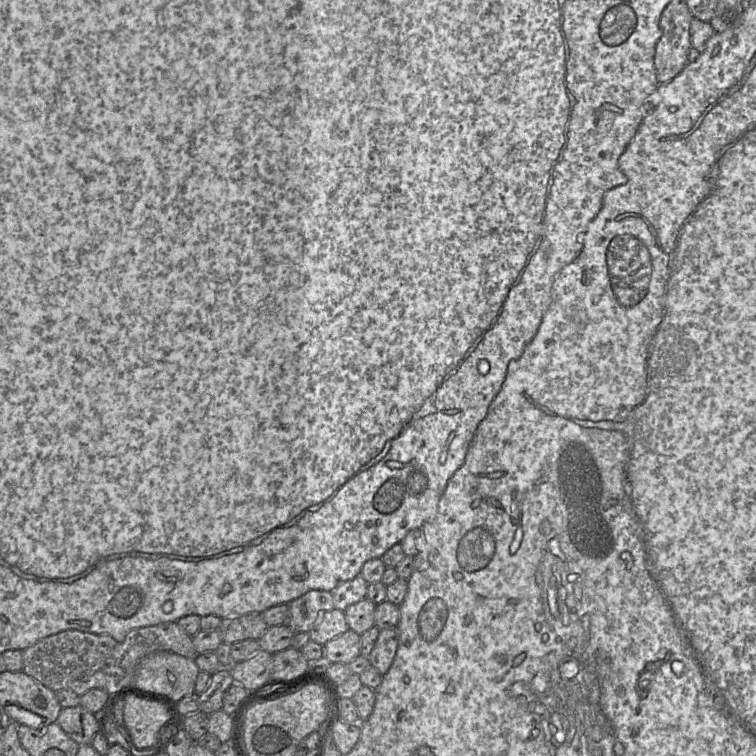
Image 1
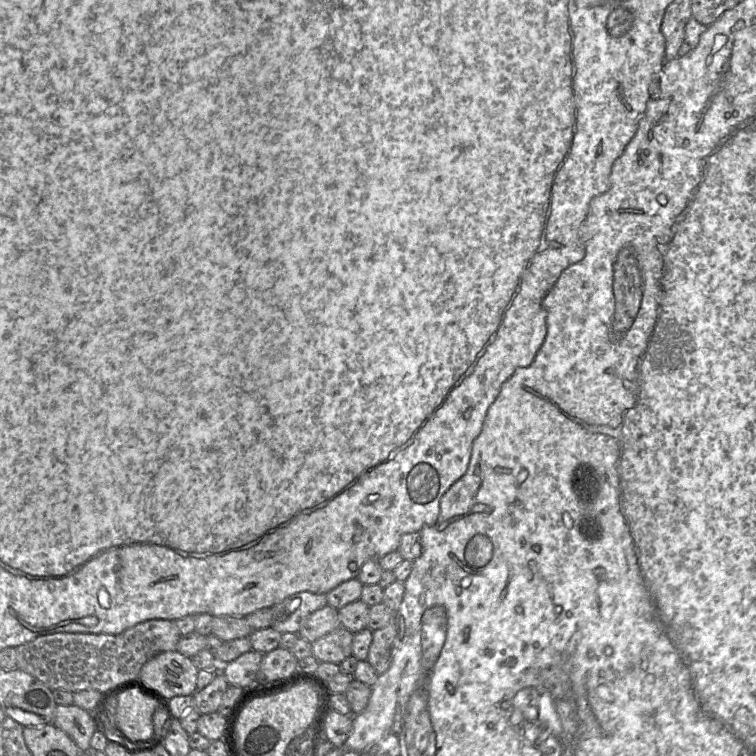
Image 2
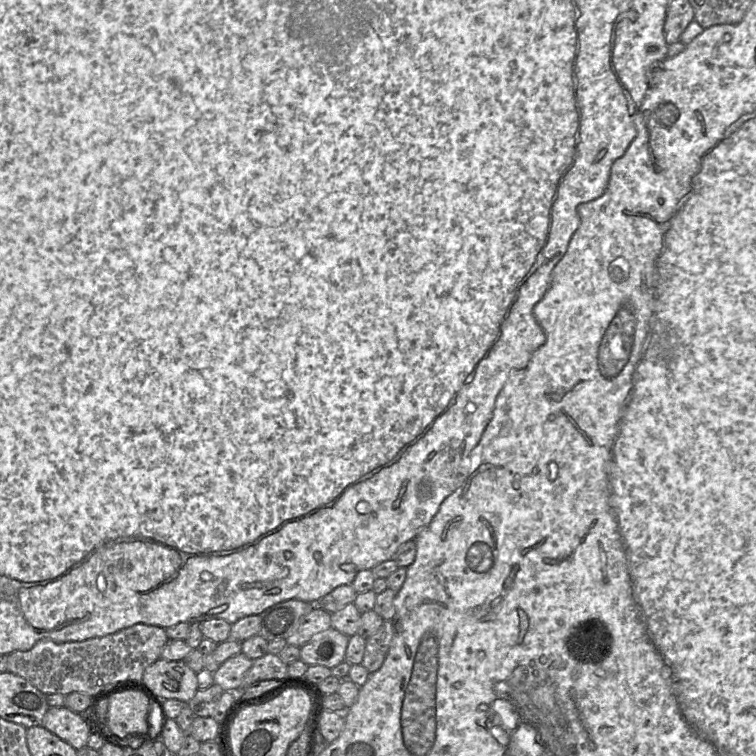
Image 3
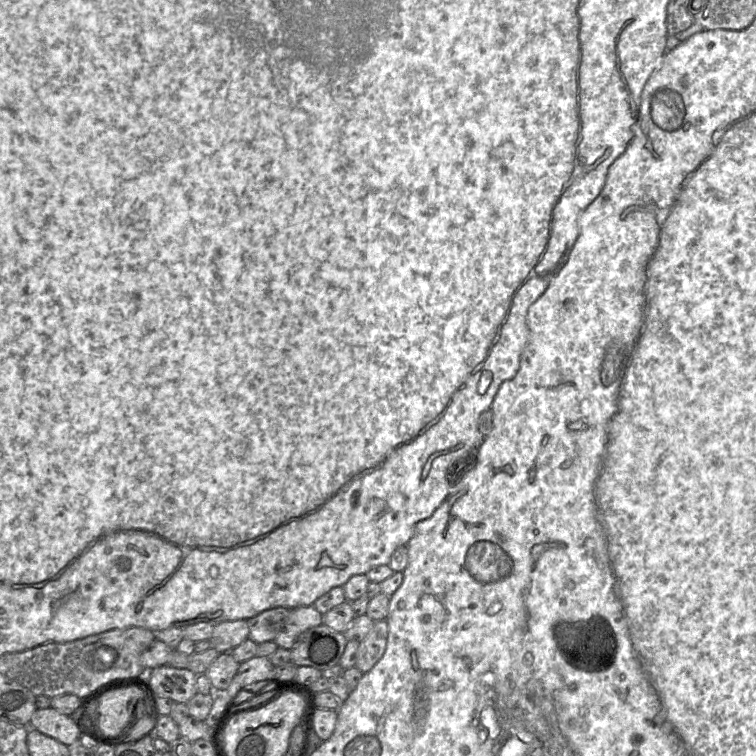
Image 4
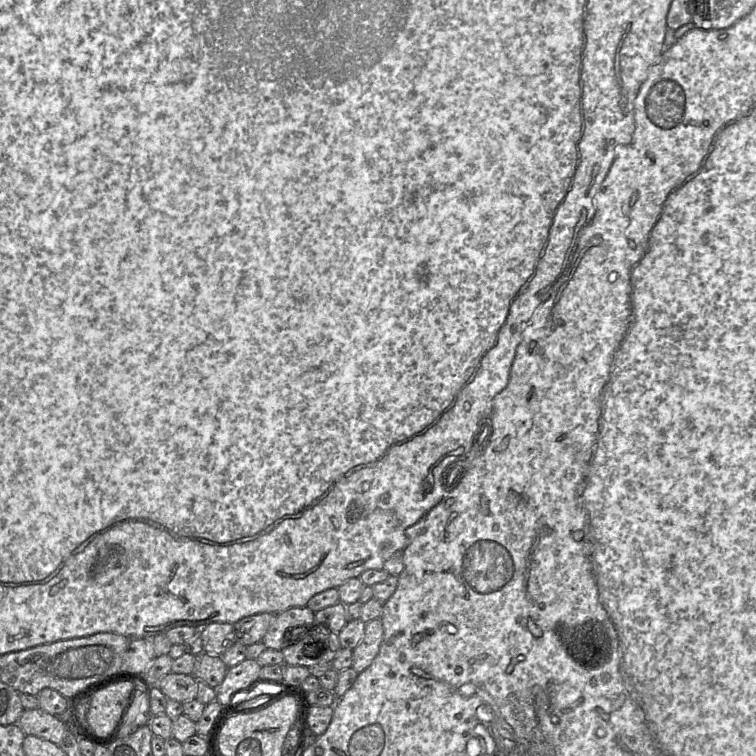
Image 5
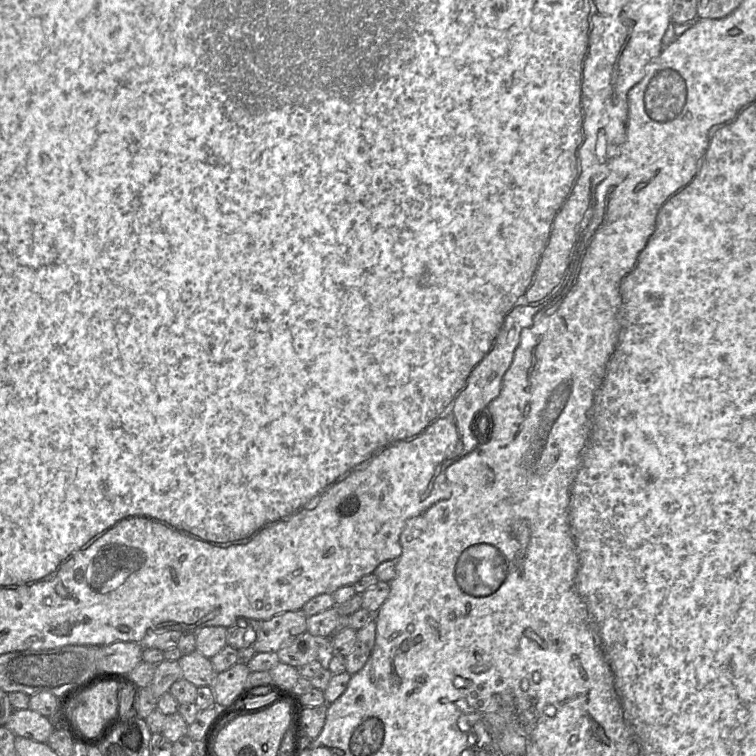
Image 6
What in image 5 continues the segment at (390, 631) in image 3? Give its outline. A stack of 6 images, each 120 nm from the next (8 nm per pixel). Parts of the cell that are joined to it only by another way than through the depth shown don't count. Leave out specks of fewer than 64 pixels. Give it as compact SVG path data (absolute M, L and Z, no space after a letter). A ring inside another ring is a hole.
M381 619L370 621L365 626L365 635L359 645L353 649L352 668L359 674L368 668L377 656L383 639Z

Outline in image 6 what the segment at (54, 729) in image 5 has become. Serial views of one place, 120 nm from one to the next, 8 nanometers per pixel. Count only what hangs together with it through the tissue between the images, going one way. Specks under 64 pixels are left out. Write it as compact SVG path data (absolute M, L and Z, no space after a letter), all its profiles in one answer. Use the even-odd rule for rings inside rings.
M31 709L14 710L4 726L15 736L42 743L47 743L48 738L54 731L48 717Z

